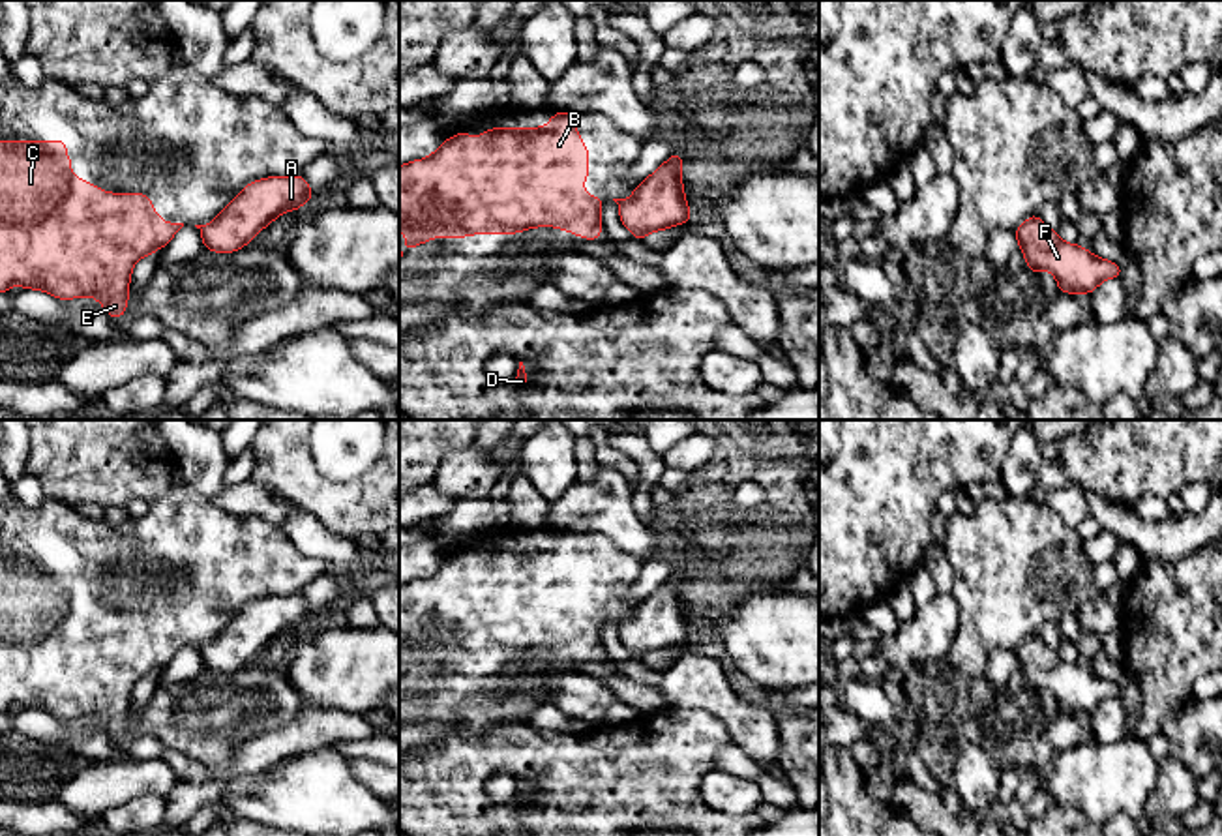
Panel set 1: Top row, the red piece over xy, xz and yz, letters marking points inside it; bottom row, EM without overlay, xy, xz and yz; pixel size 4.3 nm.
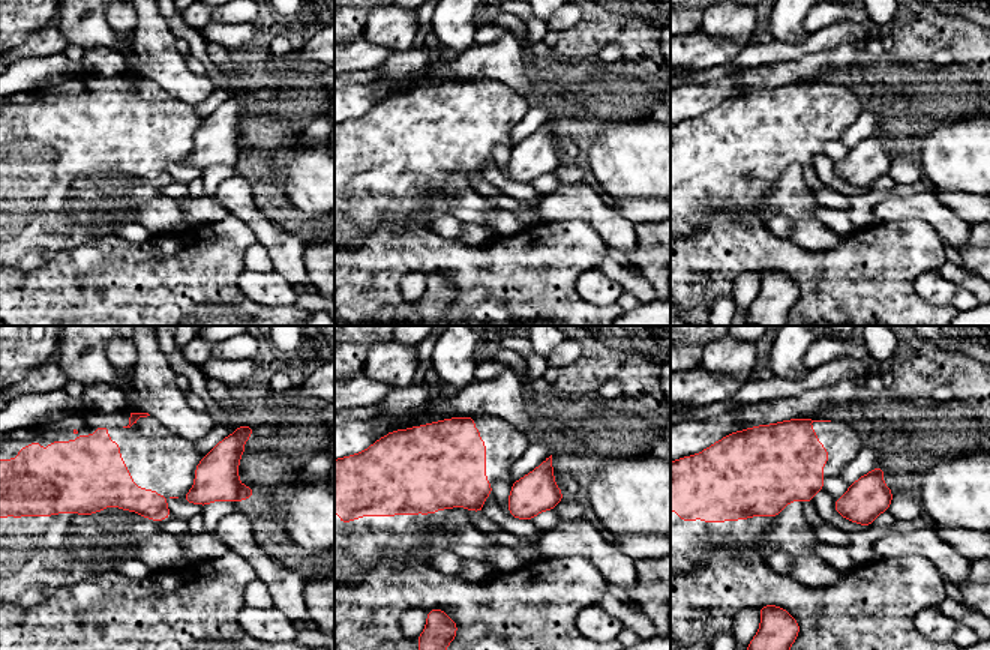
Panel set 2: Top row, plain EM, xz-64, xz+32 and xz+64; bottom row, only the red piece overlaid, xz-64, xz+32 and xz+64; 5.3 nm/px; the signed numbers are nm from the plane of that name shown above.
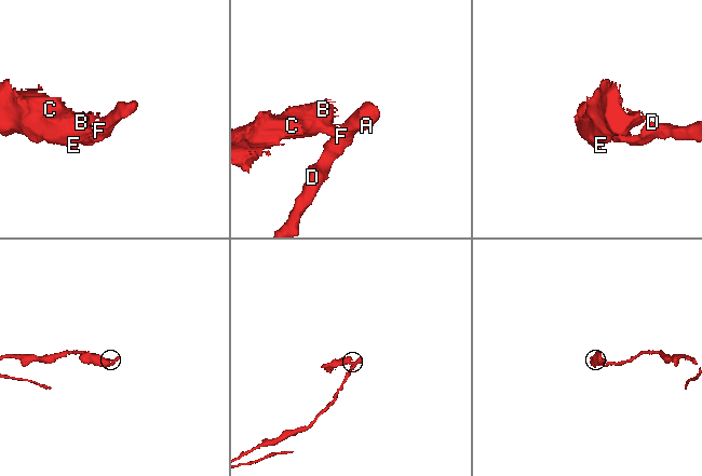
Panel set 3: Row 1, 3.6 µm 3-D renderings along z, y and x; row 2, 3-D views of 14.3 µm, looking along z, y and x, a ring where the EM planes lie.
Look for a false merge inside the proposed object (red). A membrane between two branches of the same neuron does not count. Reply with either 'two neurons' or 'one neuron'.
two neurons

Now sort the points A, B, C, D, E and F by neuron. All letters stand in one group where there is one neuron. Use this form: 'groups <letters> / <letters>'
groups A D F / B C E

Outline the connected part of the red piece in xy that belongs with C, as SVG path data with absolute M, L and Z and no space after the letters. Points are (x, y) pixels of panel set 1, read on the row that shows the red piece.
M0 141L0 292L11 285L36 289L58 300L96 298L109 317L127 309L129 279L135 262L161 247L184 227L165 223L144 193L105 193L99 186L71 174L66 141Z

